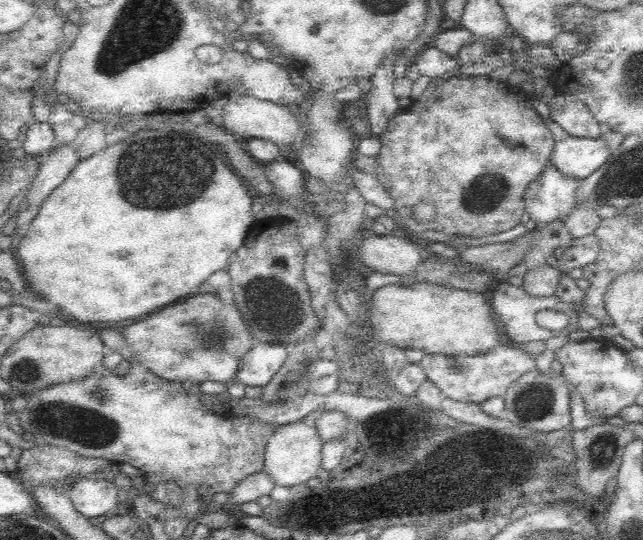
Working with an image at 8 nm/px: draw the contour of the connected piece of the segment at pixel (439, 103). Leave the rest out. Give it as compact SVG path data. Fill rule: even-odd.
M450 74L431 78L426 90L387 122L384 132L378 136L381 149L375 156L374 173L412 232L440 231L452 236L483 237L512 230L520 224L525 212L524 190L546 168L556 142L530 98L524 96L523 88L493 80L489 75ZM418 202L434 205L436 214L432 220L419 222L414 215Z

